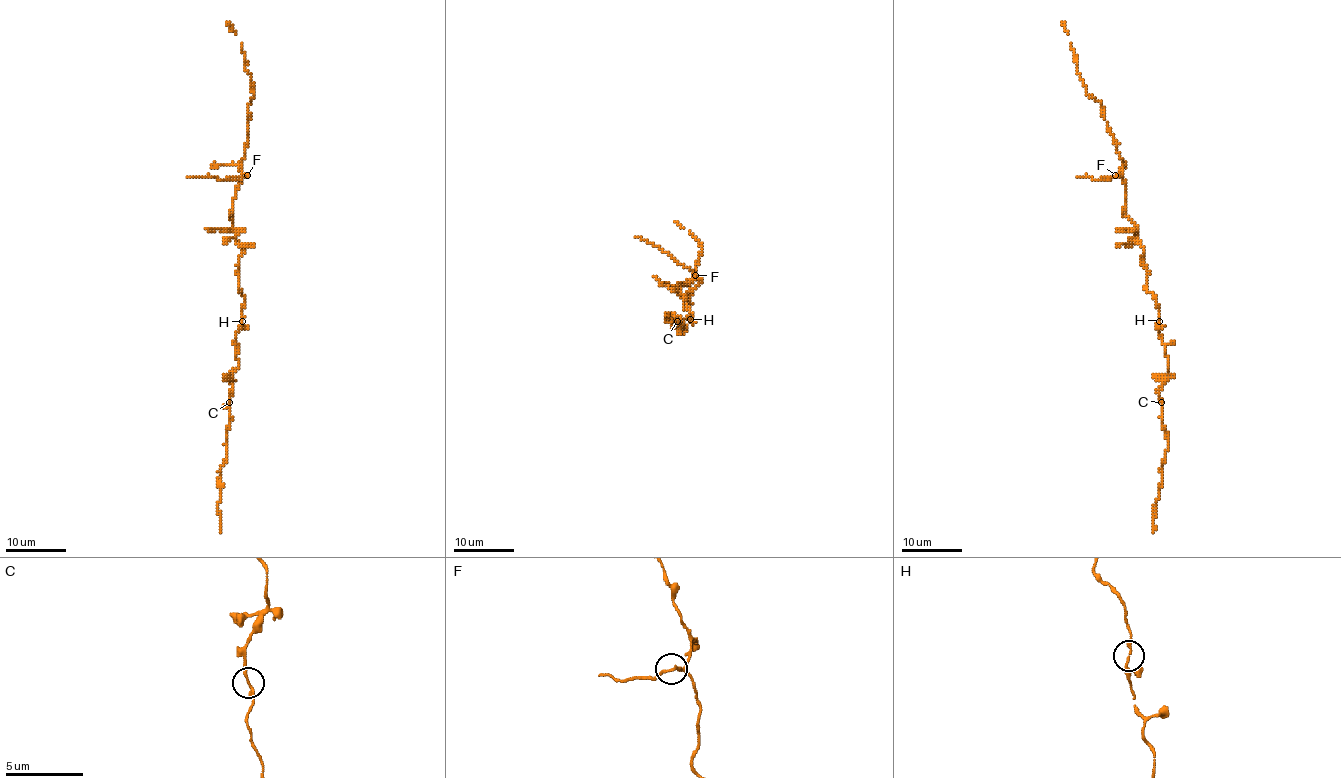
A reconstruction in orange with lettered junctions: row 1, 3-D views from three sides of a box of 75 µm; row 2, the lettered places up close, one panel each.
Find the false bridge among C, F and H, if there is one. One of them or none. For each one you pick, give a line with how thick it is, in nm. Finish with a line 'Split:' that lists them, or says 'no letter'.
Split: no letter

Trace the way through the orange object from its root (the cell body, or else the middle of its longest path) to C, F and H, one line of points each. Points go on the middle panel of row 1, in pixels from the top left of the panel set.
C: (686, 306), (692, 314), (690, 320), (683, 321), (686, 329), (680, 327), (680, 320), (677, 321)
F: (686, 306), (690, 303), (680, 294), (678, 285), (687, 285), (695, 276)
H: (686, 306), (692, 314), (690, 318)

